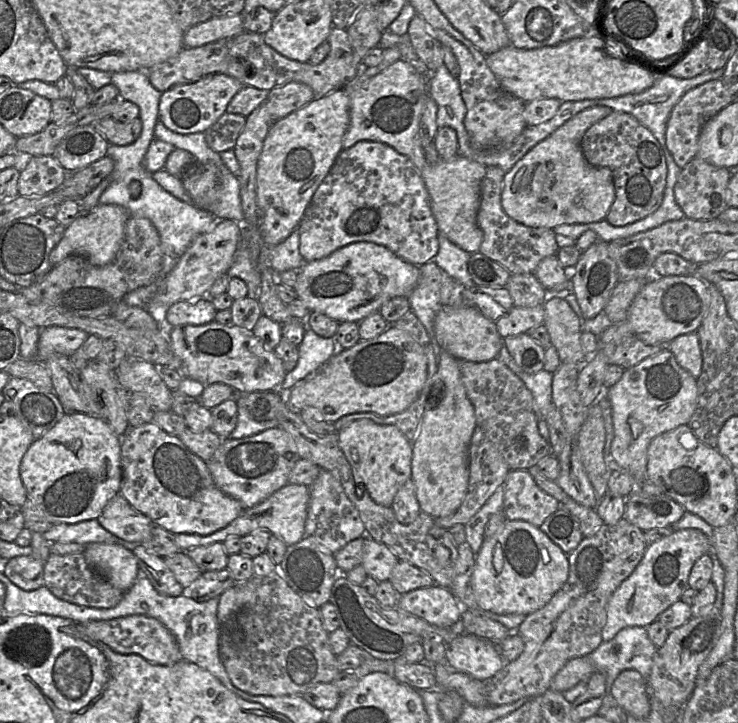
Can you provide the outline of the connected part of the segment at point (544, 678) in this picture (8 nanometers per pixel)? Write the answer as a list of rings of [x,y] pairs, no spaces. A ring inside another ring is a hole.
[[[624,517],[613,525],[603,524],[598,531],[584,537],[574,551],[568,554],[569,576],[562,588],[542,608],[528,614],[515,631],[524,642],[522,653],[505,665],[487,683],[487,699],[490,705],[502,705],[516,702],[519,699],[540,697],[550,688],[554,676],[571,659],[587,656],[602,643],[602,630],[606,623],[608,600],[635,570],[642,560],[647,544],[644,531]]]

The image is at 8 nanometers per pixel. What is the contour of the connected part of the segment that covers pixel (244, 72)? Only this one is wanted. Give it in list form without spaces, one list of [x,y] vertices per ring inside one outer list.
[[[332,27],[327,39],[330,51],[317,65],[310,62],[291,60],[266,44],[264,35],[250,31],[229,38],[227,68],[225,74],[239,80],[244,86],[252,86],[267,91],[290,82],[300,82],[311,87],[316,97],[328,95],[345,88],[362,70],[362,61],[355,55],[345,29]]]

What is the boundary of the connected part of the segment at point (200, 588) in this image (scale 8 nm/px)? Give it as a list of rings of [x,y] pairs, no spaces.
[[[227,568],[220,571],[204,572],[186,590],[184,589],[183,594],[198,603],[206,602],[219,597],[237,583]]]

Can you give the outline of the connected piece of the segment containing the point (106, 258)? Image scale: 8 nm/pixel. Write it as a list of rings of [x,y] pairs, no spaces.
[[[98,204],[87,212],[81,212],[78,217],[65,228],[61,241],[51,251],[49,261],[55,266],[69,255],[79,255],[86,258],[94,266],[104,266],[116,257],[125,232],[125,225],[130,216],[119,205]]]

